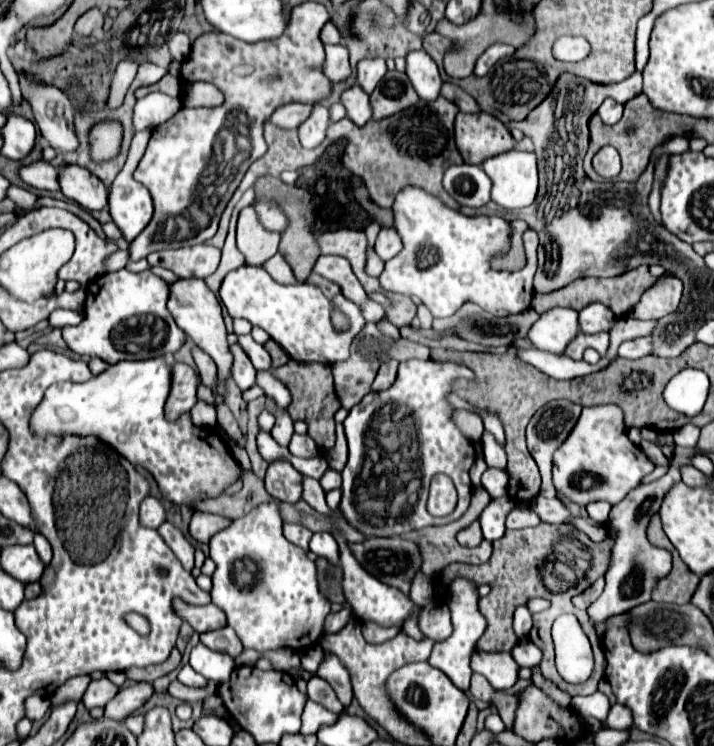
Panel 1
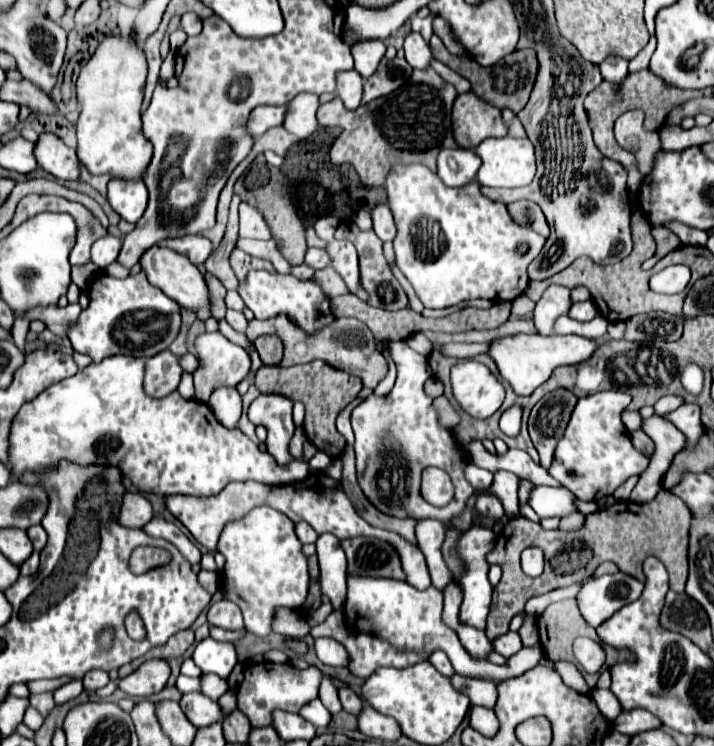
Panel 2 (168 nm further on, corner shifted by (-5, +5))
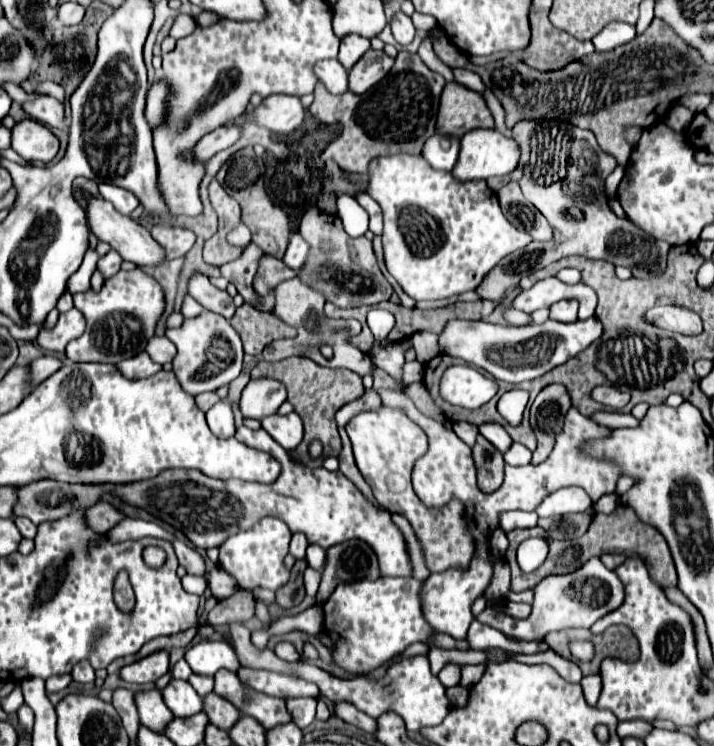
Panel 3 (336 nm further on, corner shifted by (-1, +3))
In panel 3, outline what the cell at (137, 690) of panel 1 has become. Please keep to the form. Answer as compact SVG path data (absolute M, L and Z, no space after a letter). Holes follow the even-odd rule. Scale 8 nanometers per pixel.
M157 651L145 659L139 659L127 667L121 669L121 679L127 683L155 683L159 677L163 677L169 671L169 653Z

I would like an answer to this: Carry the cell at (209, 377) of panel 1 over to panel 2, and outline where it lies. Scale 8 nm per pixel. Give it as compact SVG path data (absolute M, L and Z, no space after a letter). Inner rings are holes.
M219 387L209 399L209 407L223 427L237 427L241 417L241 395L233 387Z

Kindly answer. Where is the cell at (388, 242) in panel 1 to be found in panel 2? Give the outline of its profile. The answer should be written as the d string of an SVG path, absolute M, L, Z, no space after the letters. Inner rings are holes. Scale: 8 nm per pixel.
M383 203L373 207L371 217L373 217L373 231L377 233L377 237L381 241L393 241L393 237L395 237L395 223L393 223L393 215L391 215L389 207L383 205Z

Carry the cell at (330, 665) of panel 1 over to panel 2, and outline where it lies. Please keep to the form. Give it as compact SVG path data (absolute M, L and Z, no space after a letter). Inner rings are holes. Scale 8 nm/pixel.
M339 689L339 699L341 699L341 705L343 705L343 711L347 711L351 715L361 713L363 701L359 699L359 695L353 689Z

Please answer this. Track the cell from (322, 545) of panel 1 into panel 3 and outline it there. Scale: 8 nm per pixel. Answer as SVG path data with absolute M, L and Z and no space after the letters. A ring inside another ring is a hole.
M309 545L307 547L307 563L311 569L315 571L323 571L325 569L325 561L327 561L327 551L319 545Z

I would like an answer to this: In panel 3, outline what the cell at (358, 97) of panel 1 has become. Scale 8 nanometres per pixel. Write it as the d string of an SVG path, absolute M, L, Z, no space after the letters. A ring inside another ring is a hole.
M325 59L317 63L315 71L319 81L329 89L329 93L343 95L349 91L349 73L345 71L345 67L341 67L337 59Z

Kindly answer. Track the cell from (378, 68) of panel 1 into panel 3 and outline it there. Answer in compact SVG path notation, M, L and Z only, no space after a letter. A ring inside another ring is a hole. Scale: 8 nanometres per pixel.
M347 35L341 41L341 49L339 49L339 63L351 71L351 67L371 49L371 41L359 35Z

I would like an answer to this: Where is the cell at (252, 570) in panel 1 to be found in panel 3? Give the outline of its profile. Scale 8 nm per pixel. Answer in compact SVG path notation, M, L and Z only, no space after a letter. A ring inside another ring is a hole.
M263 517L251 529L231 535L227 541L223 541L223 545L219 547L219 565L237 579L241 589L251 591L255 587L265 587L277 591L291 577L291 569L285 565L285 557L289 555L289 541L291 531L281 519Z

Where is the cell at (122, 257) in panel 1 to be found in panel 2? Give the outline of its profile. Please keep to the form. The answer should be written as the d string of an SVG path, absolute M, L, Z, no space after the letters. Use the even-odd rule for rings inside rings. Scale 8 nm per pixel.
M105 235L105 237L101 237L101 239L97 239L93 243L91 259L99 267L105 267L105 265L109 265L109 263L113 263L117 259L119 251L121 251L121 239L113 237L113 235Z

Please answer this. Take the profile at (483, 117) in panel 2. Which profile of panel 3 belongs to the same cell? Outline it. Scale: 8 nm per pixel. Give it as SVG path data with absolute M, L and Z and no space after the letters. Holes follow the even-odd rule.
M447 83L441 95L437 131L447 137L461 139L473 129L493 129L493 115L483 95L459 85Z

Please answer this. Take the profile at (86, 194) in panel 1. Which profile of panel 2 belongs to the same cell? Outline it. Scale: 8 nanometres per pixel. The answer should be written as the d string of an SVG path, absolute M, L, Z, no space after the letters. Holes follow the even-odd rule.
M41 133L33 155L37 157L37 165L43 167L47 173L51 173L57 179L79 179L79 159L73 147L65 145L57 135L53 133Z

